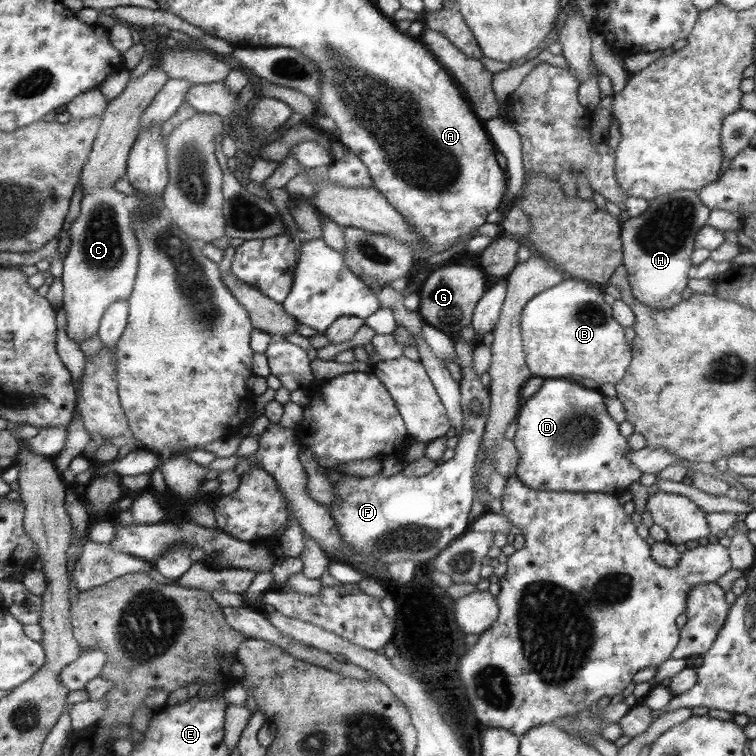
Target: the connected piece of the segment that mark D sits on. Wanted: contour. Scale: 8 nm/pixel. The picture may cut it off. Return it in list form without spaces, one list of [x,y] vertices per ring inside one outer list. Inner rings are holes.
[[[559,378],[545,380],[539,390],[525,400],[515,422],[517,428],[512,443],[519,455],[516,477],[533,490],[619,495],[627,492],[626,488],[641,476],[641,471],[627,459],[631,447],[620,433],[618,423],[608,414],[604,398],[593,389],[583,388],[582,384],[571,384]]]

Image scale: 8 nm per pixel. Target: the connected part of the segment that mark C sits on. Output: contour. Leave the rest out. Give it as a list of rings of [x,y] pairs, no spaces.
[[[102,187],[83,194],[79,215],[67,230],[70,245],[63,257],[60,277],[62,309],[65,334],[78,345],[96,336],[101,317],[110,304],[126,301],[132,294],[140,247],[133,235],[131,216],[129,199],[113,187]]]

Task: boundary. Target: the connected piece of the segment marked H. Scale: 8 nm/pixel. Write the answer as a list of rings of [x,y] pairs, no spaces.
[[[677,190],[648,201],[648,207],[637,217],[630,217],[620,224],[620,239],[623,243],[622,266],[626,282],[635,300],[652,308],[673,308],[683,294],[687,270],[691,266],[691,250],[695,248],[695,239],[699,231],[707,224],[709,212],[701,201],[699,194],[693,190]]]

